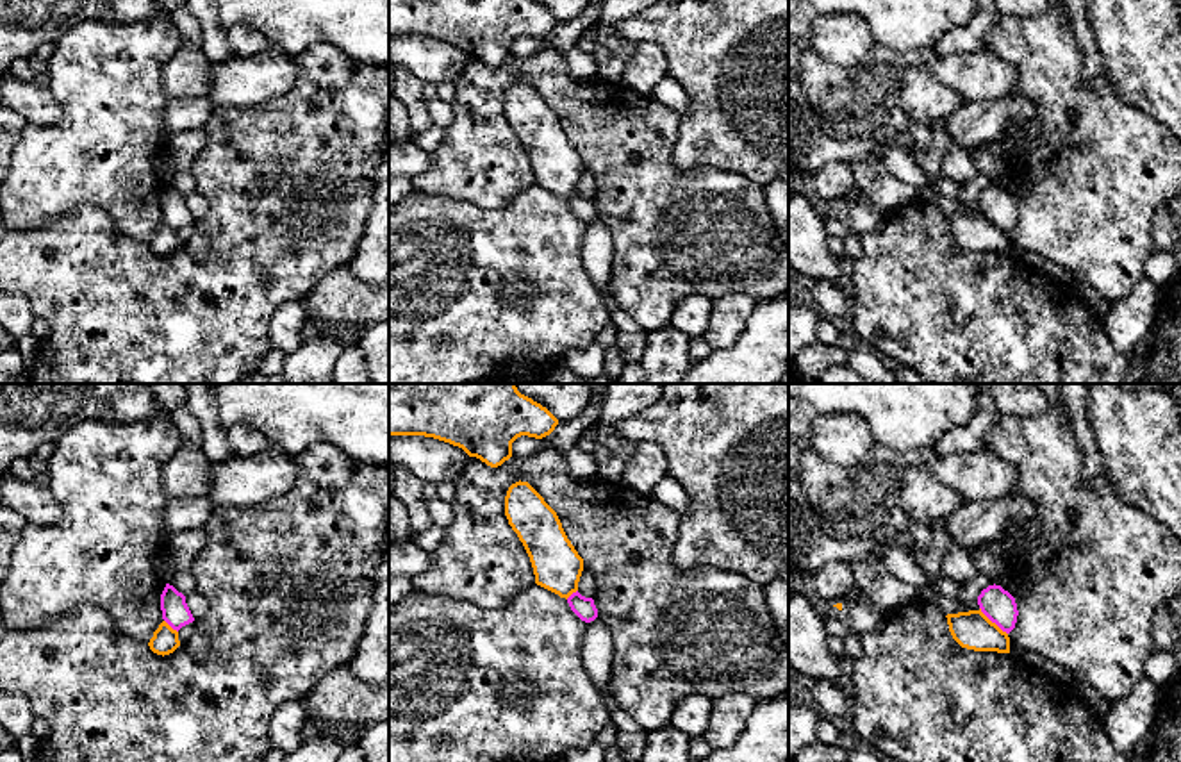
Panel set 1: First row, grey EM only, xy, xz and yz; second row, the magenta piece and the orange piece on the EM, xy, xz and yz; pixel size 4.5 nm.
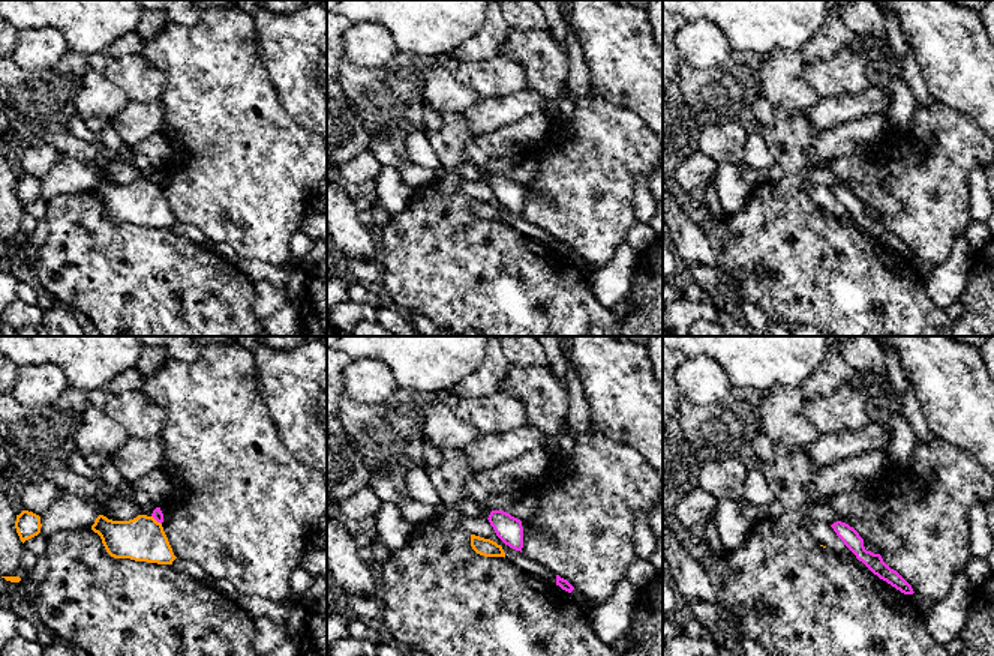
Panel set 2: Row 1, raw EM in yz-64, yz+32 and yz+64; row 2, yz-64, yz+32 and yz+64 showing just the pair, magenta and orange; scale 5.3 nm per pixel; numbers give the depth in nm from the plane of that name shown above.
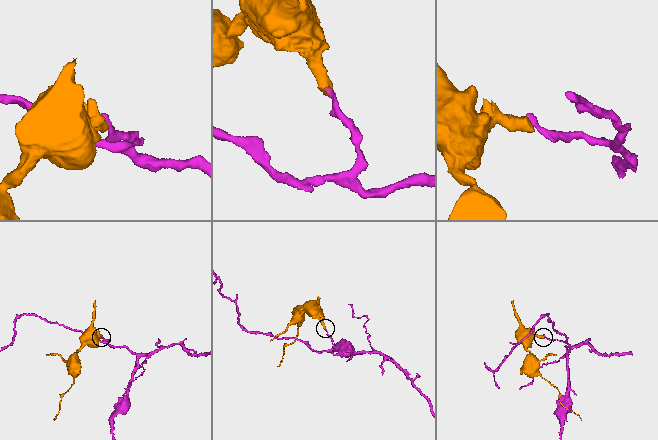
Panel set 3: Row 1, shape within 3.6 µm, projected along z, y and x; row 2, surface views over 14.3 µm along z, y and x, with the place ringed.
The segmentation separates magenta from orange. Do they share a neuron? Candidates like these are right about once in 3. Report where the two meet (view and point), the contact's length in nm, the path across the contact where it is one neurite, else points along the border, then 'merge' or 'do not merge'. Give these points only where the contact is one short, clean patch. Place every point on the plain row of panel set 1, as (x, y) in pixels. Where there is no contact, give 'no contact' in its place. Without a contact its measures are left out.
meets magenta in yz at (992, 222); contact 180 nm long; border along yz (980, 207), (1007, 234); do not merge

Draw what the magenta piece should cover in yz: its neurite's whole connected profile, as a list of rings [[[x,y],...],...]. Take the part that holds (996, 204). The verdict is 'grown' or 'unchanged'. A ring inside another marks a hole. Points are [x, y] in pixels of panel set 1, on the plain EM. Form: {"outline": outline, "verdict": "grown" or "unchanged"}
{"outline": [[[988,186],[978,196],[981,212],[995,223],[1003,232],[1010,234],[1017,223],[1017,203],[1015,198],[1001,186]]], "verdict": "unchanged"}

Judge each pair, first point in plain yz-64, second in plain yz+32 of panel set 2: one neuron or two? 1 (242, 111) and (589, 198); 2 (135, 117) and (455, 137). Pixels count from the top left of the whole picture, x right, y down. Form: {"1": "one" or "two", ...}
{"1": "one", "2": "two"}

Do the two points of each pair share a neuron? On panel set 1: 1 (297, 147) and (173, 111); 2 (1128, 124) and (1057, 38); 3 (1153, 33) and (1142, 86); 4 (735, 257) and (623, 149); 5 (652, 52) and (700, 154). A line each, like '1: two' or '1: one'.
1: two
2: one
3: one
4: one
5: two

